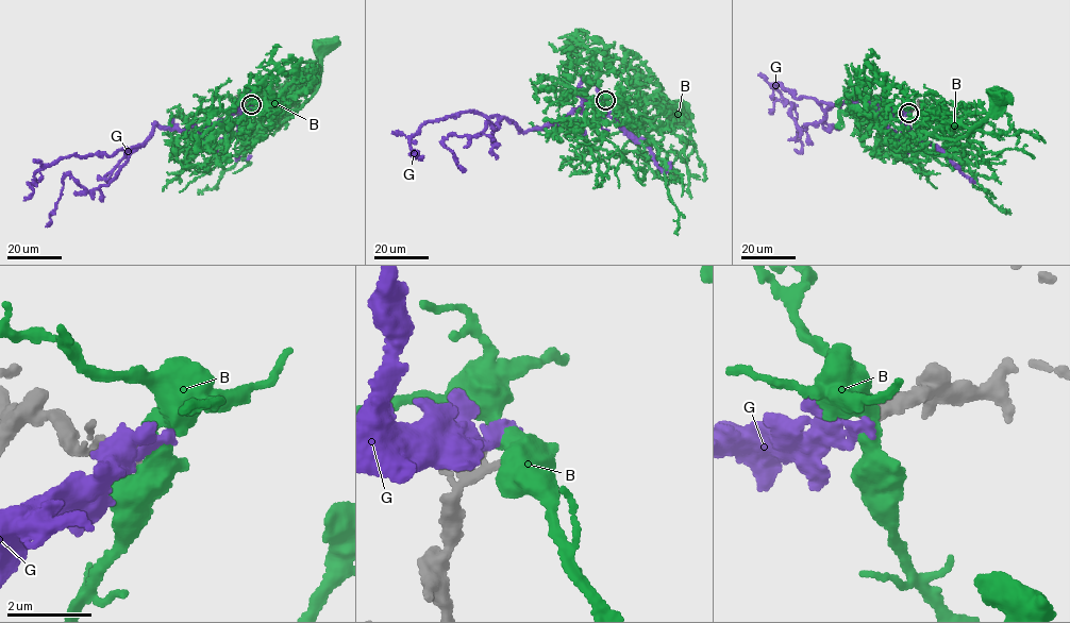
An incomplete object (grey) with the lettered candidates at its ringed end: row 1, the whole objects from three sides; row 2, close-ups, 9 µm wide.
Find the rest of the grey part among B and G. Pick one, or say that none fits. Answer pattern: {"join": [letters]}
{"join": []}

